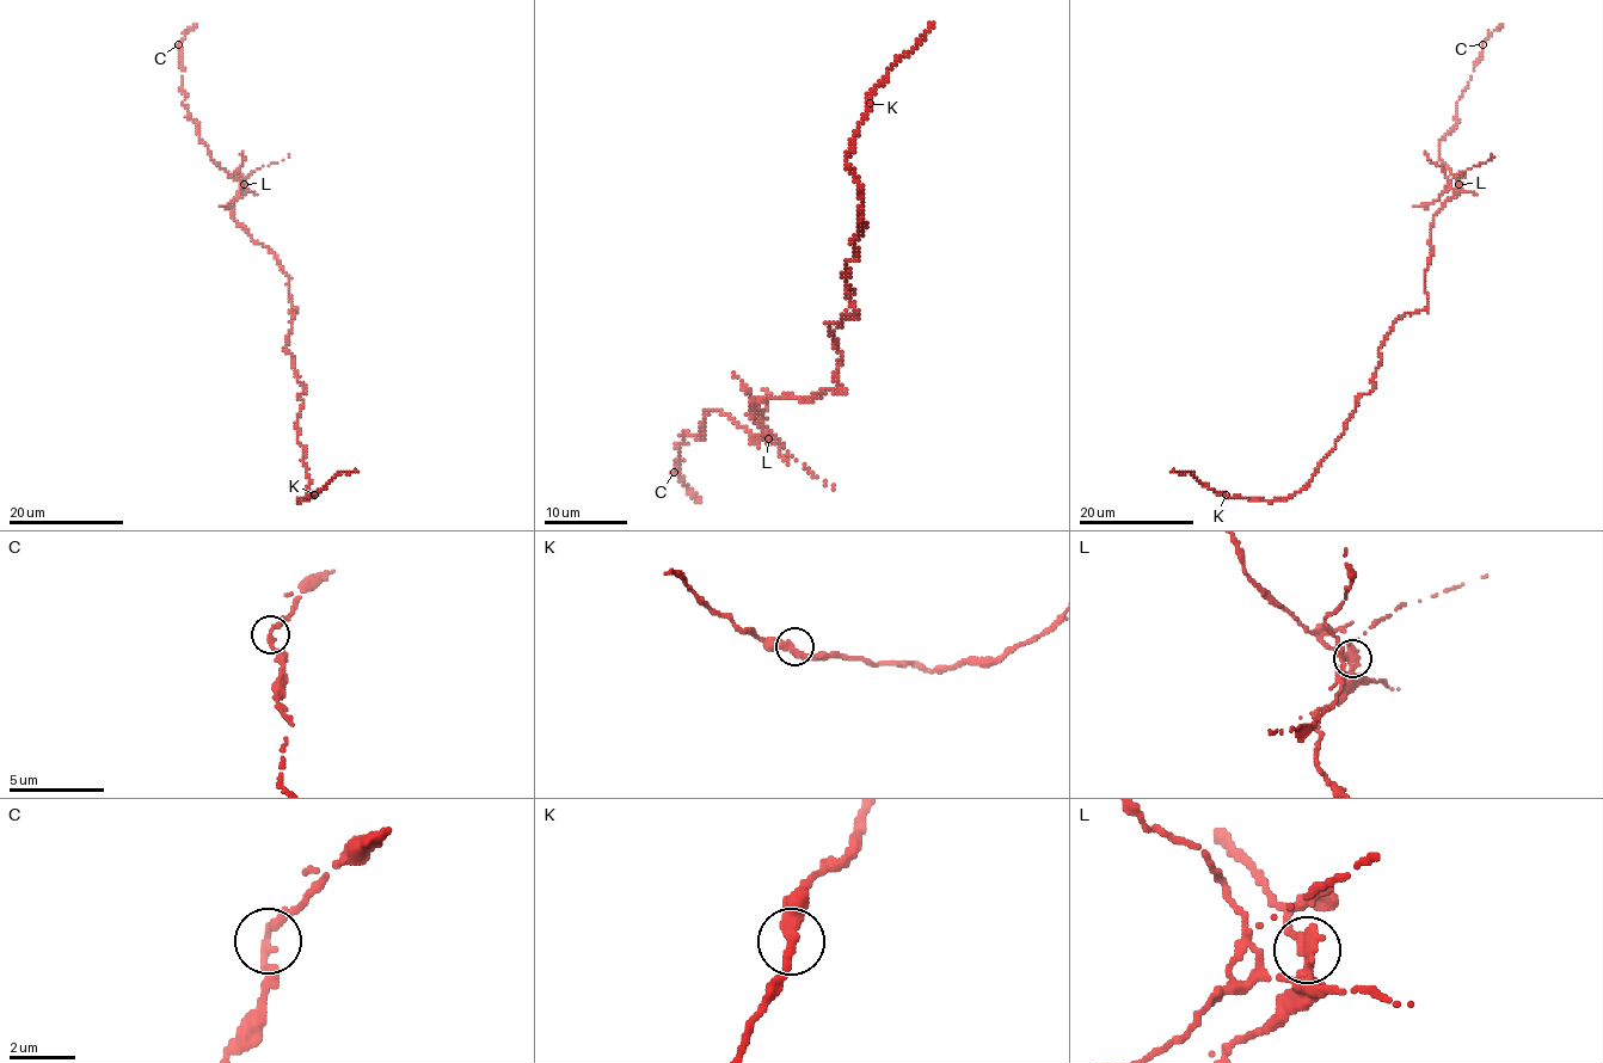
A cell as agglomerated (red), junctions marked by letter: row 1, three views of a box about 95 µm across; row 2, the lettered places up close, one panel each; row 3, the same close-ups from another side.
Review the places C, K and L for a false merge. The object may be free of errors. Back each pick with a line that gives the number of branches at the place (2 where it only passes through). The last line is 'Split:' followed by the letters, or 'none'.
L: 2
Split: L

